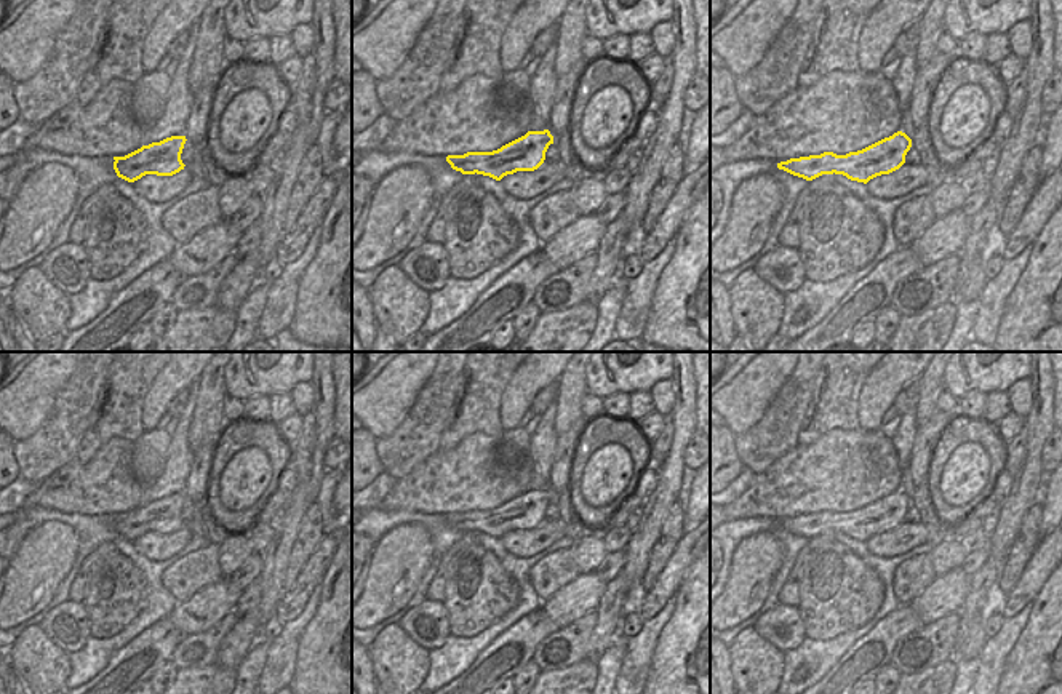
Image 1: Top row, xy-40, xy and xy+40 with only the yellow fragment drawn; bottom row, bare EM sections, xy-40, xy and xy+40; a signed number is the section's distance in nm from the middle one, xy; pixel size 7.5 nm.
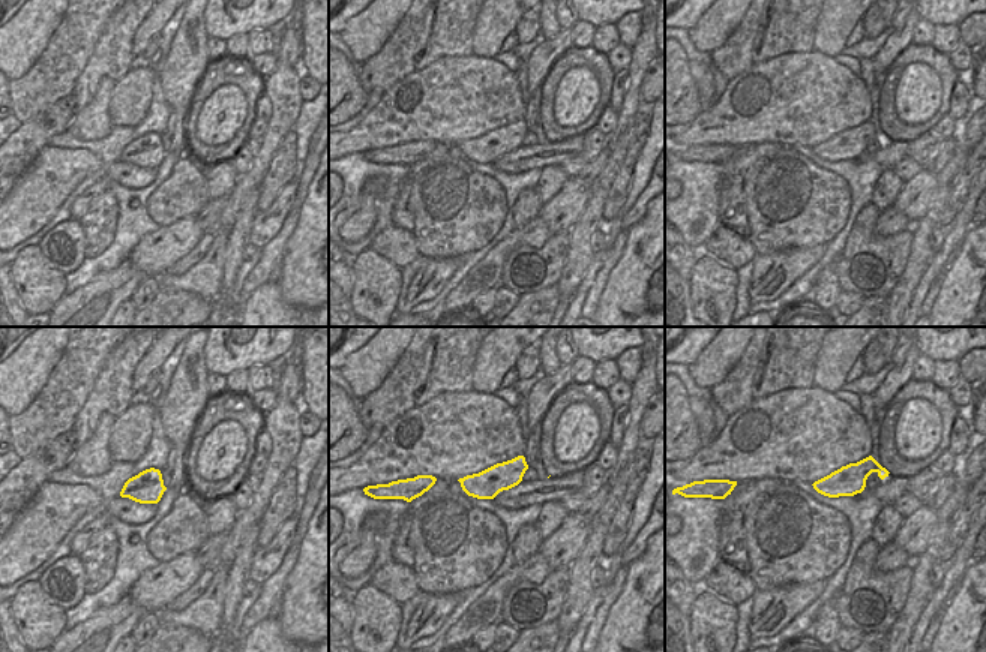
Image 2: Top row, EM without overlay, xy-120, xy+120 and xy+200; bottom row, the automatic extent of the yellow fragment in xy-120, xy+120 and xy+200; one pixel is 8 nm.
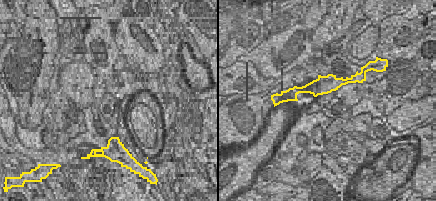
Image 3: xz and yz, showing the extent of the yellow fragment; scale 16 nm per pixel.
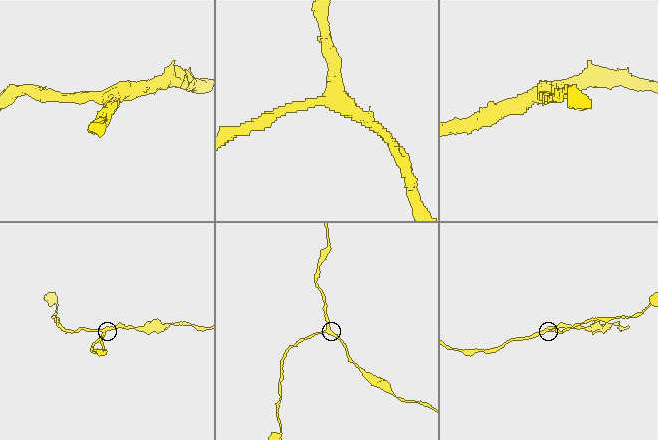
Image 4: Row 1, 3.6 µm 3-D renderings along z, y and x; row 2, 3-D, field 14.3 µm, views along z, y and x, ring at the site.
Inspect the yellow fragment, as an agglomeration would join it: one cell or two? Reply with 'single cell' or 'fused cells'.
fused cells

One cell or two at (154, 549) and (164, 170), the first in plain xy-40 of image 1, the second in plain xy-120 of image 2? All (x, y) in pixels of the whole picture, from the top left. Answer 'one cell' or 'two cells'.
two cells

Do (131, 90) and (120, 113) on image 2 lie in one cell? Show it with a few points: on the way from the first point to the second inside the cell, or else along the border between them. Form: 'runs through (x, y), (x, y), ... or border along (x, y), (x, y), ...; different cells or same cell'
runs through (131, 96), (126, 107); same cell

